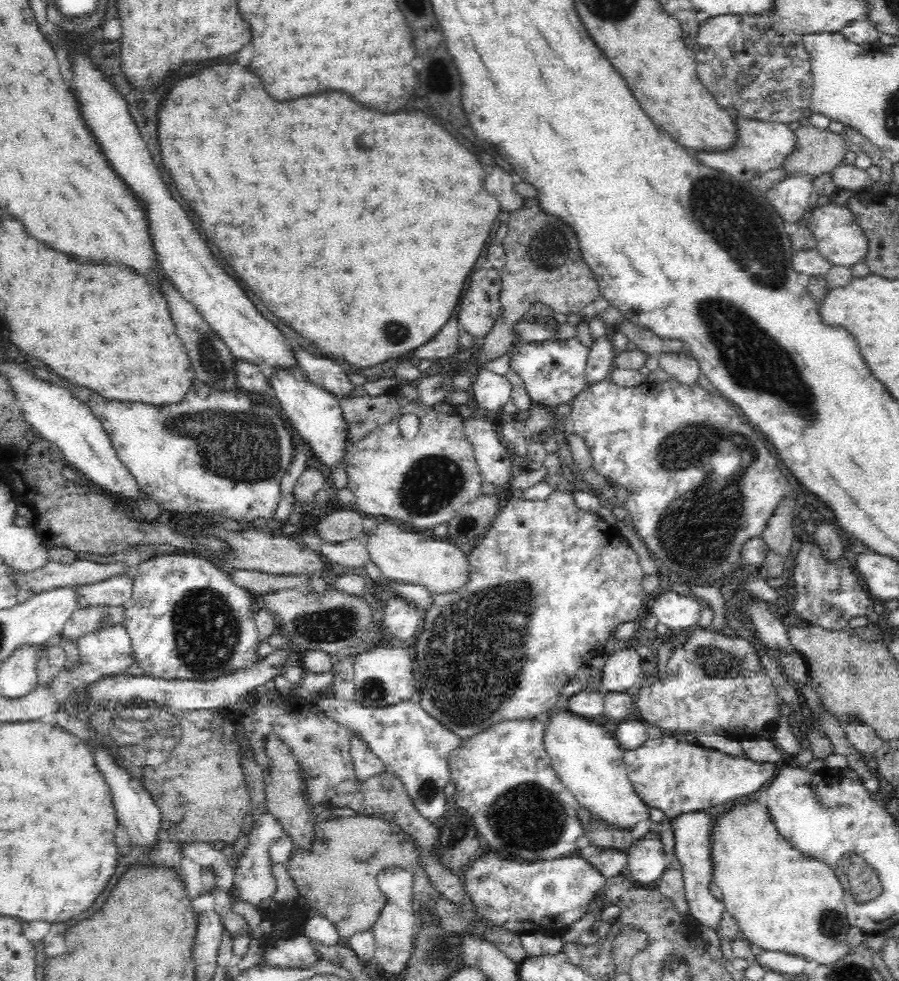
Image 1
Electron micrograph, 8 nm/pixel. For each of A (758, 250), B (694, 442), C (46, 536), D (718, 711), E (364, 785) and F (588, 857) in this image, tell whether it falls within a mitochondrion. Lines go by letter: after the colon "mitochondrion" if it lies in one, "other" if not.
A: mitochondrion
B: mitochondrion
C: other
D: other
E: other
F: other

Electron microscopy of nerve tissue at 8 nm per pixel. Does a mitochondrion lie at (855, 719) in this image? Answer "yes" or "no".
no

